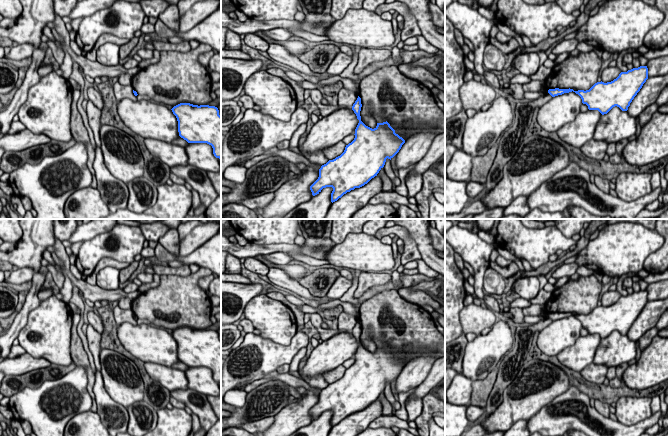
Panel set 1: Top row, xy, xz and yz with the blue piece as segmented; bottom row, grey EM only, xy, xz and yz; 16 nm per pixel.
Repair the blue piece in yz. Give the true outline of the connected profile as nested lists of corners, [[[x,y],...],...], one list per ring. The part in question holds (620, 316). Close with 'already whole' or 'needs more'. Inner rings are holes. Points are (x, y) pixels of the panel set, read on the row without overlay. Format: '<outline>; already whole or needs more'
[[[640,290],[627,296],[621,296],[611,306],[597,306],[586,315],[555,312],[549,313],[548,317],[555,321],[573,315],[581,321],[582,327],[586,328],[589,334],[598,334],[604,339],[615,330],[619,331],[622,335],[627,335],[630,327],[647,303],[647,290]]]; already whole

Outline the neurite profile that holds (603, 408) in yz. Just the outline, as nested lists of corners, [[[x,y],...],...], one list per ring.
[[[596,399],[594,400],[594,407],[601,415],[609,418],[609,415],[611,413],[609,410],[609,404]]]

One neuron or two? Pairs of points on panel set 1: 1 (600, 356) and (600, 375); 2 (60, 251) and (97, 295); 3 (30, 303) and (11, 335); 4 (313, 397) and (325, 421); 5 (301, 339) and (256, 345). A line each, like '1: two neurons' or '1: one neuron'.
1: two neurons
2: one neuron
3: one neuron
4: two neurons
5: one neuron

